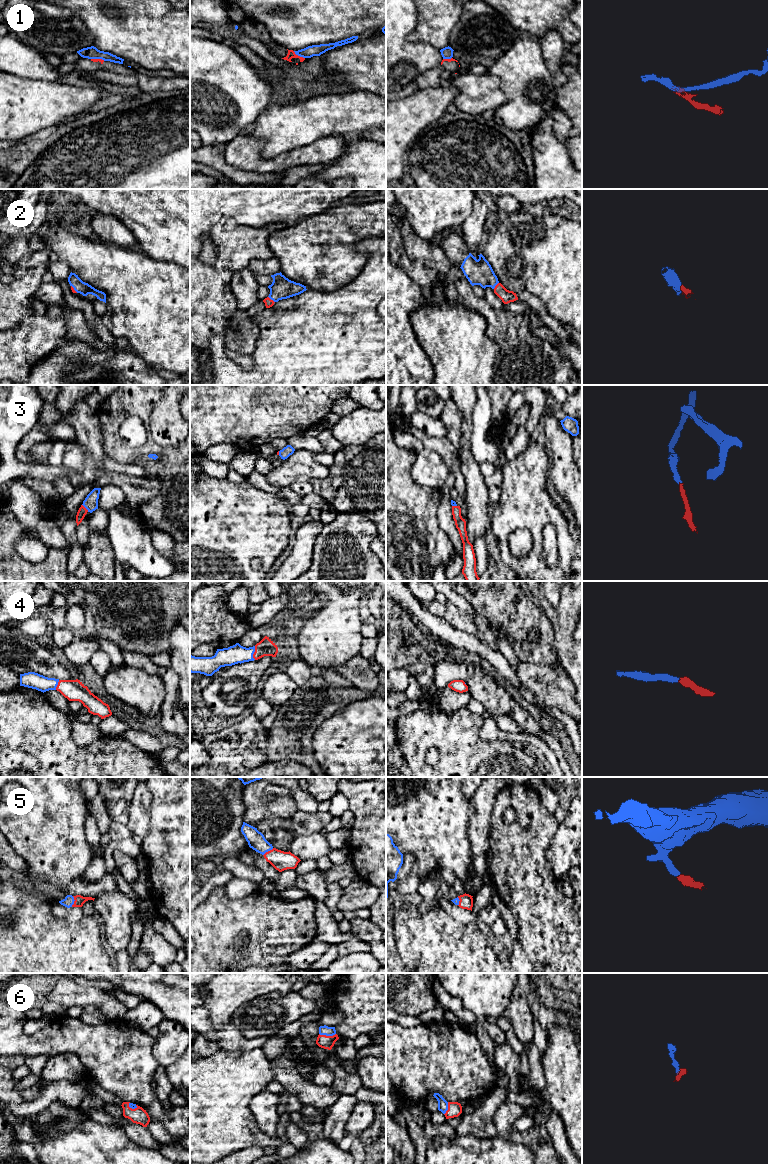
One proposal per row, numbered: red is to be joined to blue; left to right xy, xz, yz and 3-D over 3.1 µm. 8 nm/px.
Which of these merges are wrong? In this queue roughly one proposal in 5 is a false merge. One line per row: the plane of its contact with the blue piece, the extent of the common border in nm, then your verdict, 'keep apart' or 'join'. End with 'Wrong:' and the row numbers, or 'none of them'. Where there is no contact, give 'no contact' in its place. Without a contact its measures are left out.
1: xz | 110 nm | keep apart
2: xz | 80 nm | join
3: xy | 80 nm | join
4: xz | 110 nm | join
5: xy | 90 nm | join
6: xz | 140 nm | join
Wrong: 1

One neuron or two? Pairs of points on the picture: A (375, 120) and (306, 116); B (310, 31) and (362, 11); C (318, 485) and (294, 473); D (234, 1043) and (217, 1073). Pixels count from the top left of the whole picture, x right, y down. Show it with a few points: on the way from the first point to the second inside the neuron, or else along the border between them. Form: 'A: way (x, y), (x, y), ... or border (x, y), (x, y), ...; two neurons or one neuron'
A: way (358, 116), (323, 116); one neuron
B: way (323, 18), (330, 11), (349, 11); one neuron
C: border (329, 469), (325, 476), (308, 480); two neurons
D: border (221, 1048), (225, 1050), (253, 1049); two neurons

